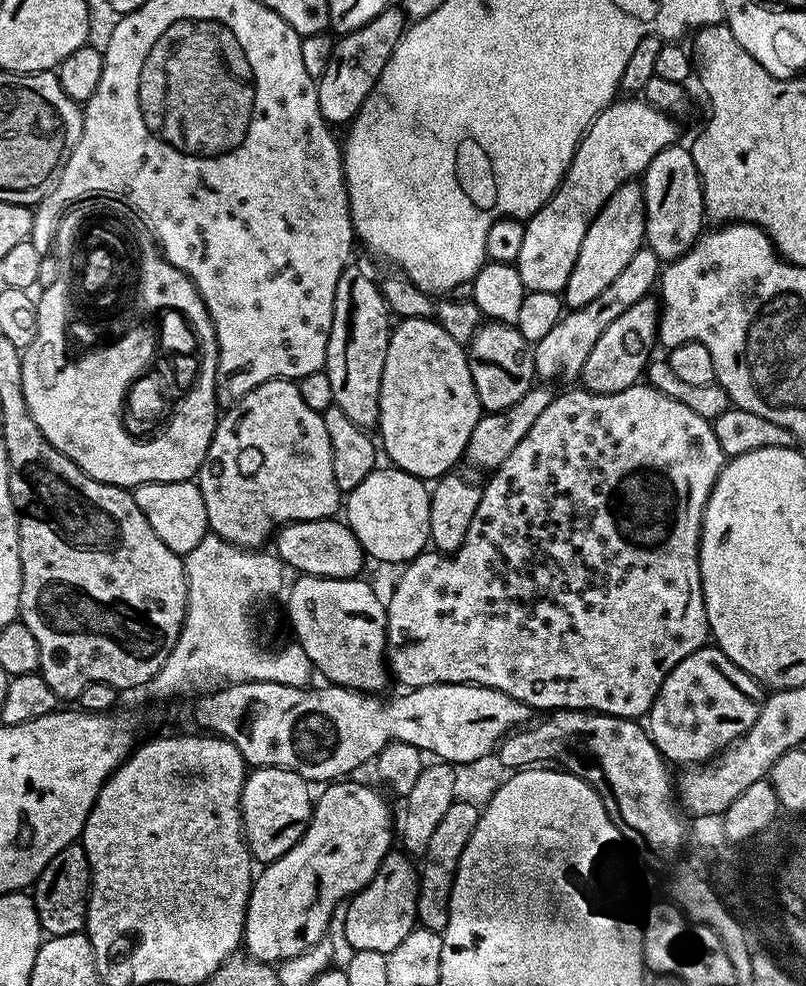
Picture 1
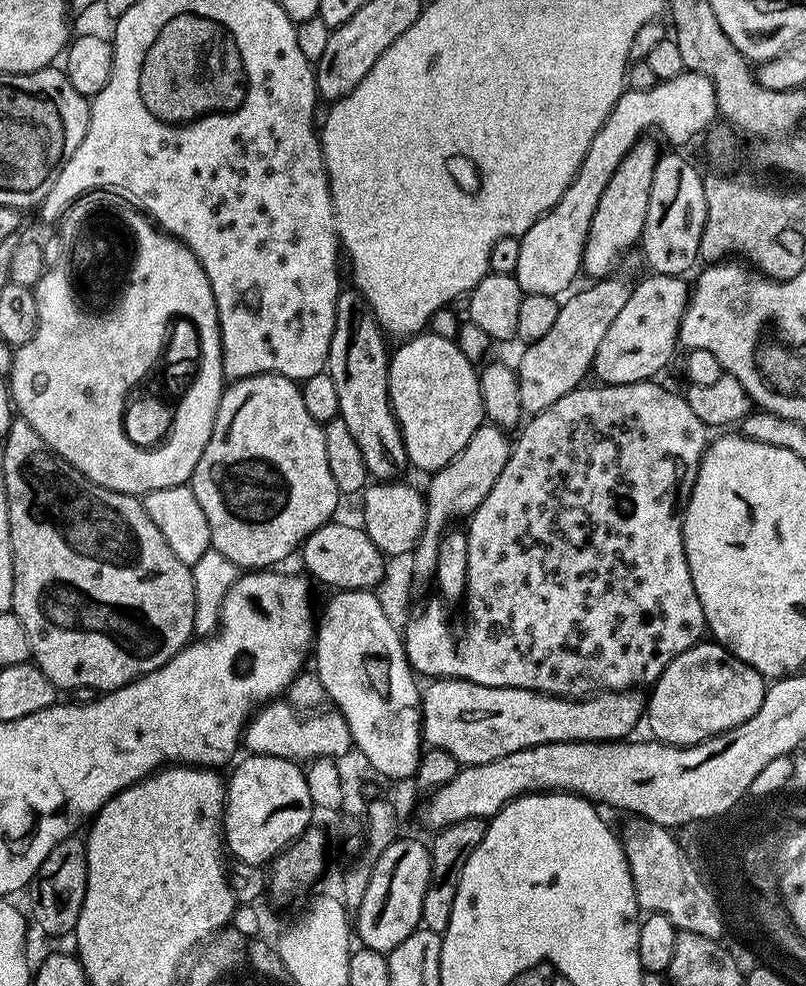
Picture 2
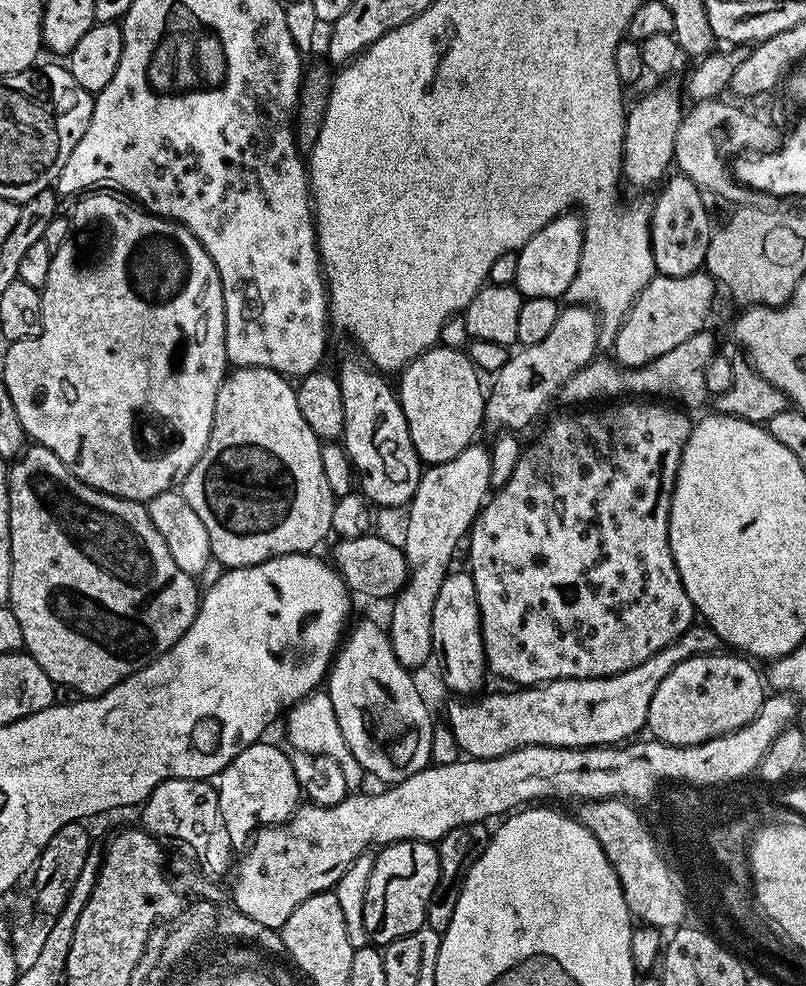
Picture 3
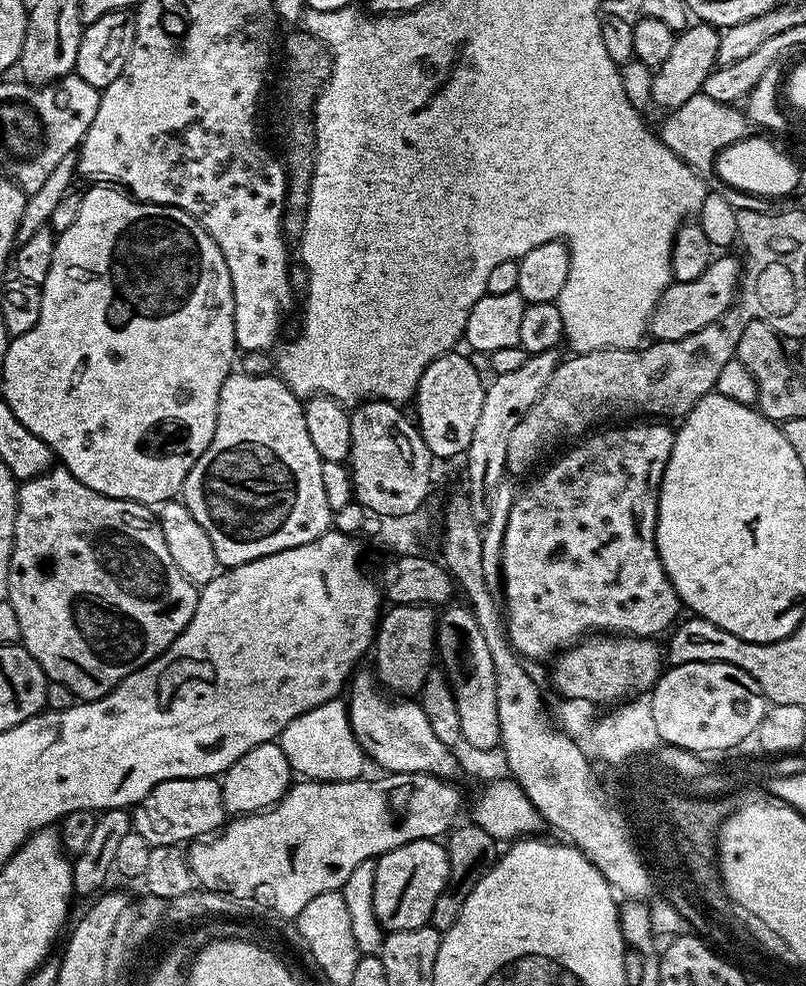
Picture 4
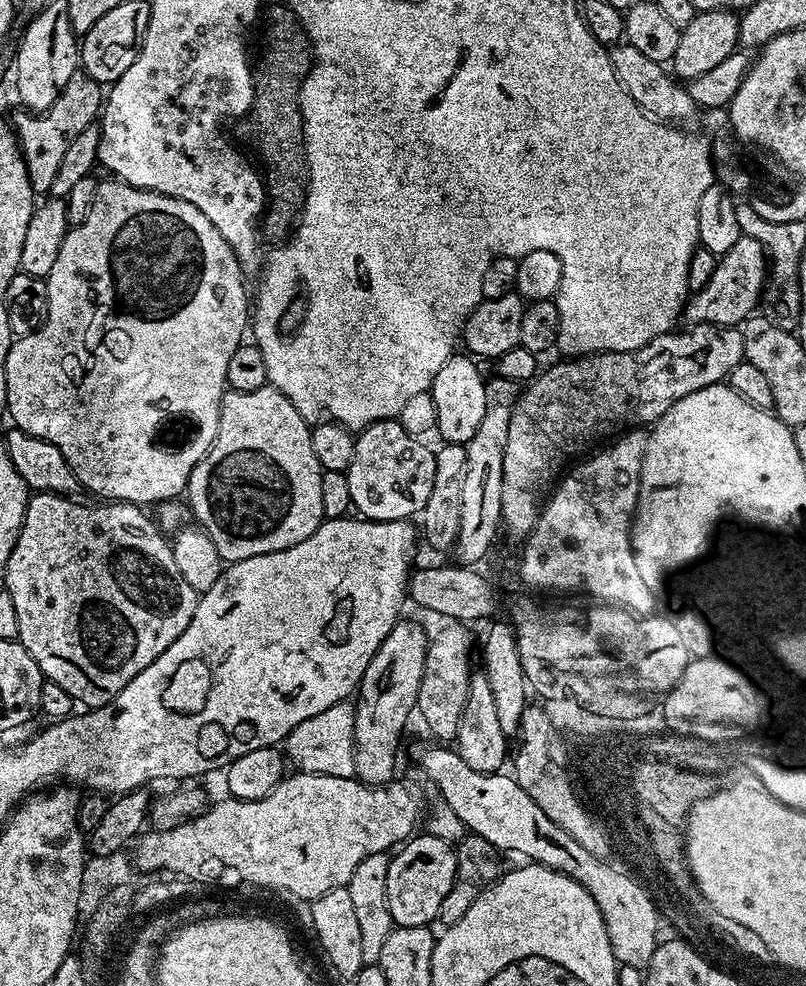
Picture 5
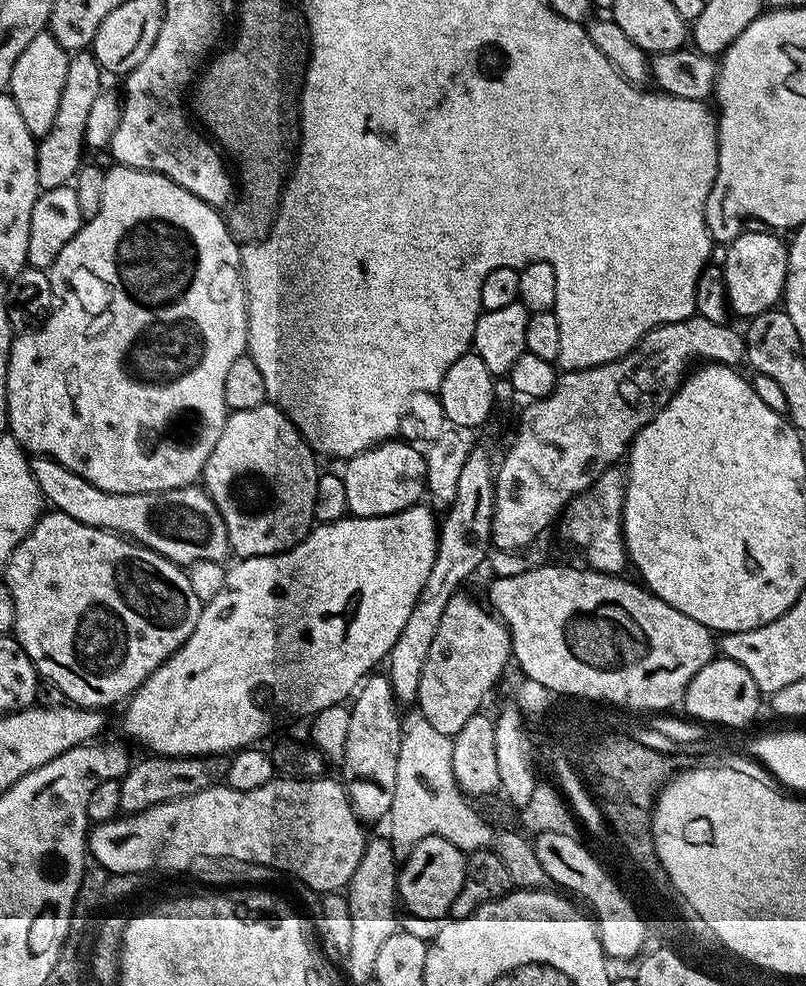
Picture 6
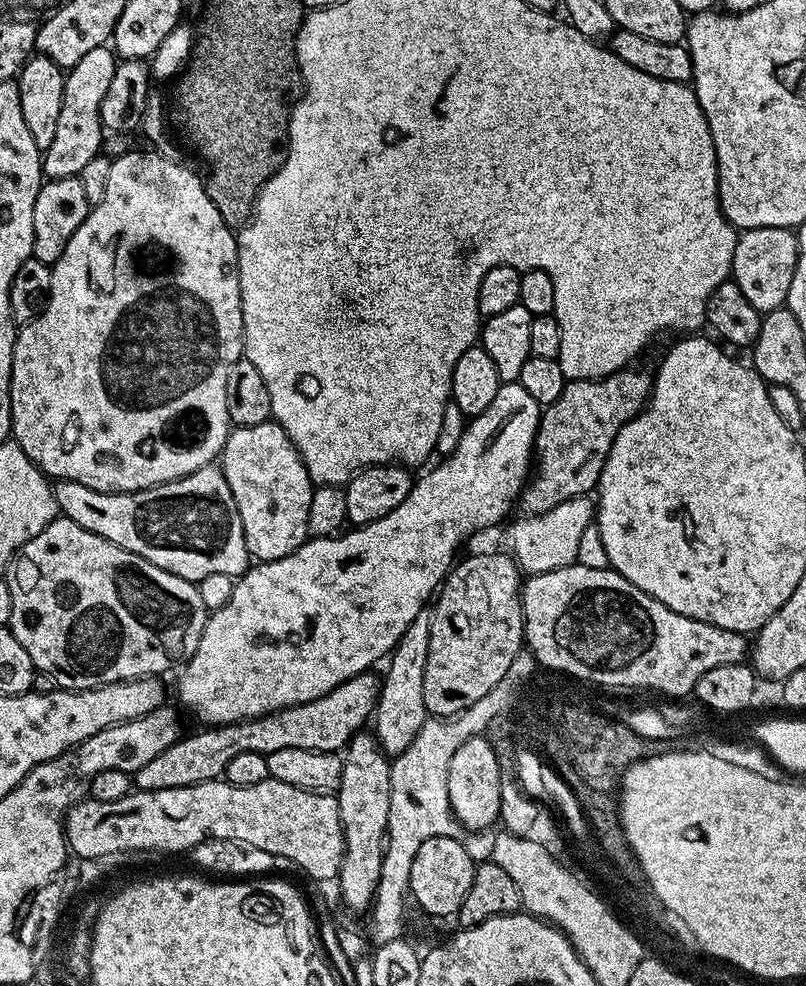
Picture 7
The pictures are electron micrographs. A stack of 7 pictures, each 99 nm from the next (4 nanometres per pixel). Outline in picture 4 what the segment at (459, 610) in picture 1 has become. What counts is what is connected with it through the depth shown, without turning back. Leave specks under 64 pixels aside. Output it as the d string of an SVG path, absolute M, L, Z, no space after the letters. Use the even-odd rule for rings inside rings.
M628 422L623 426L608 426L603 430L593 431L591 434L585 435L579 442L573 443L567 449L569 452L565 456L557 455L555 457L557 460L541 476L533 475L527 481L529 484L525 488L523 485L517 491L516 501L512 503L510 510L510 522L506 522L506 538L502 542L500 570L502 573L502 608L506 613L508 641L512 643L512 649L516 651L516 655L525 661L551 661L565 648L571 648L573 644L583 640L589 634L619 634L621 636L656 638L659 637L659 632L667 633L677 623L678 617L681 615L679 612L682 612L682 605L662 566L662 558L658 554L656 545L658 498L662 486L662 474L666 470L666 462L670 462L670 450L674 450L676 441L675 431L671 427L668 429L664 424L667 423Z

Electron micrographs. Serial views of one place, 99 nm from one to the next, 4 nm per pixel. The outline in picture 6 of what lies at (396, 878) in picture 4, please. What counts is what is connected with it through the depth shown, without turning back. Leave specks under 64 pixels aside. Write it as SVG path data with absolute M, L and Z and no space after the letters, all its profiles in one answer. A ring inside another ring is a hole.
M422 838L399 865L397 893L402 908L404 903L403 911L418 918L447 917L450 906L454 906L454 898L458 895L458 890L462 890L462 882L466 878L465 859L465 853L461 852L458 846L451 845L446 838Z

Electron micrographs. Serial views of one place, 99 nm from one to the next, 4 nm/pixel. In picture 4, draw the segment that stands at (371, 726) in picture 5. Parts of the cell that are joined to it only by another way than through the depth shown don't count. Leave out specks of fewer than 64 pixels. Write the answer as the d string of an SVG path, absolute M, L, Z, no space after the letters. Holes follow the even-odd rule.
M393 605L381 615L374 641L374 675L389 693L404 698L419 693L429 672L434 668L434 657L437 655L436 621L435 611L427 605Z

